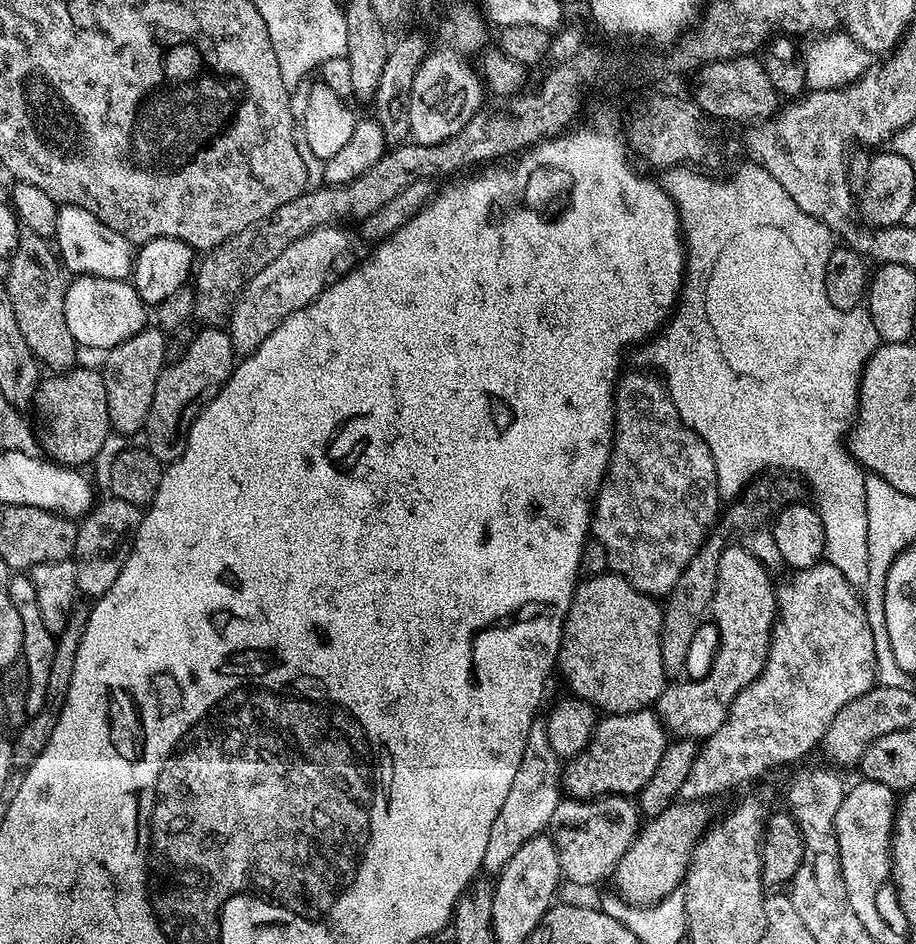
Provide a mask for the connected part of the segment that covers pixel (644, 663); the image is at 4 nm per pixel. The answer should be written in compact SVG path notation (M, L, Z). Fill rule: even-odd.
M615 574L602 576L589 576L581 579L576 585L576 592L572 596L572 605L564 623L564 637L560 640L560 655L558 657L558 672L568 679L568 684L573 688L575 695L582 700L588 700L597 709L608 714L623 714L625 712L642 712L651 709L656 699L662 694L666 683L666 673L662 662L662 630L664 629L664 614L661 605L645 592L639 592L628 580Z

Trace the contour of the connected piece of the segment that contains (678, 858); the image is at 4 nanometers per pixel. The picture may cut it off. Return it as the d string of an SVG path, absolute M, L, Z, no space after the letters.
M677 802L651 817L616 866L615 891L631 904L652 905L681 887L688 874L688 863L692 861L692 851L709 827L708 807L704 802Z

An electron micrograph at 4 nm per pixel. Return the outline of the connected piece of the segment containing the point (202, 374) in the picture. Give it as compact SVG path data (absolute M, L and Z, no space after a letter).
M204 326L188 344L180 360L165 363L154 386L154 400L150 402L143 431L148 435L147 448L154 457L171 462L184 453L182 433L196 419L200 410L220 393L234 367L232 337L220 326Z

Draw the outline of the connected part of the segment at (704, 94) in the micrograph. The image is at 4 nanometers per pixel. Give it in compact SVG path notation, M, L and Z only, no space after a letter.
M755 55L733 56L731 60L715 60L713 64L701 64L695 73L696 96L694 103L705 117L717 116L720 120L733 120L736 124L752 126L757 122L772 119L778 111L778 93L770 82L763 63Z

